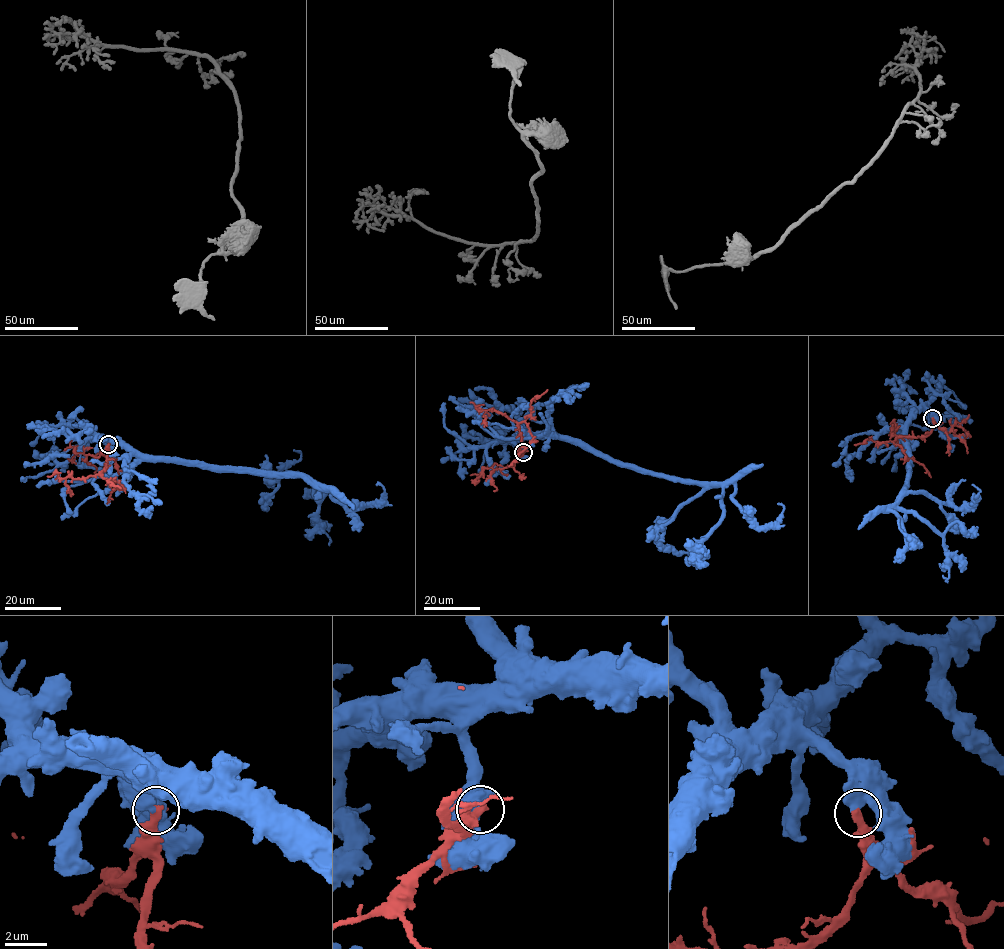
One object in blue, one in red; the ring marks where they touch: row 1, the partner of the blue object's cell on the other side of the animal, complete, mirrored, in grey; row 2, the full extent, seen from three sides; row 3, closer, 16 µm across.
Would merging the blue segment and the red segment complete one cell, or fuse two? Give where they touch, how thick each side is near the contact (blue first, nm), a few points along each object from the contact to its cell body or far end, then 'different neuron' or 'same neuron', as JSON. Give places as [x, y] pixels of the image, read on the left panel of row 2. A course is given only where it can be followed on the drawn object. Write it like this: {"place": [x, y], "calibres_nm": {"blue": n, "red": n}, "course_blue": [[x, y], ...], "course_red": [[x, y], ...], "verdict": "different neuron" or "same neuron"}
{"place": [108, 444], "calibres_nm": {"blue": 550, "red": 420}, "course_blue": [[108, 444], [103, 438], [207, 468], [306, 476], [349, 509], [376, 504], [384, 492], [376, 485]], "course_red": [[108, 444], [107, 467], [100, 474], [120, 485], [110, 493], [106, 503]], "verdict": "different neuron"}

